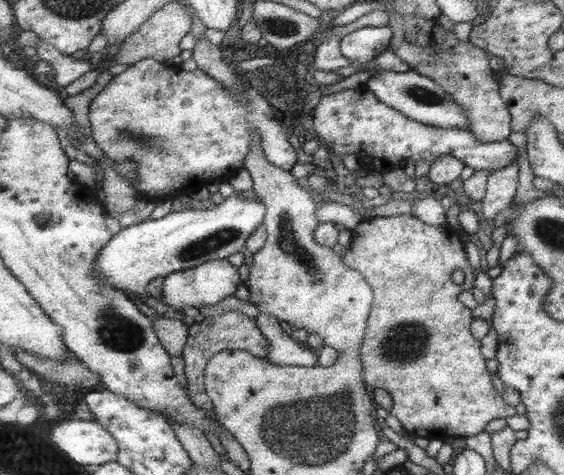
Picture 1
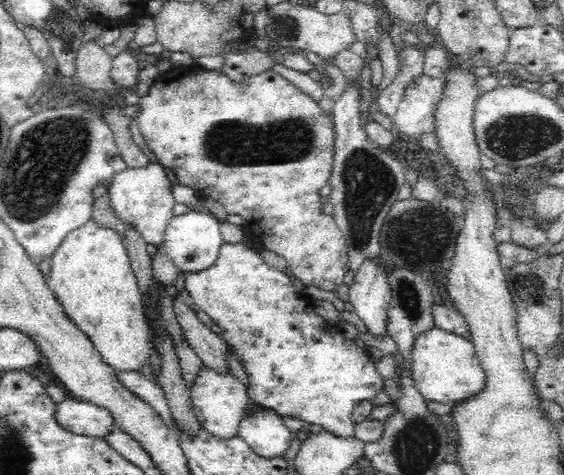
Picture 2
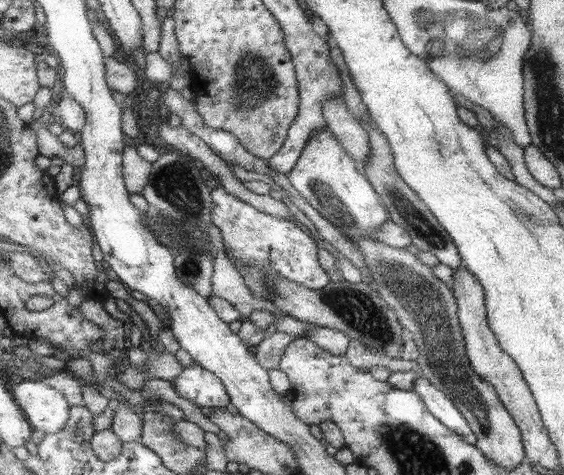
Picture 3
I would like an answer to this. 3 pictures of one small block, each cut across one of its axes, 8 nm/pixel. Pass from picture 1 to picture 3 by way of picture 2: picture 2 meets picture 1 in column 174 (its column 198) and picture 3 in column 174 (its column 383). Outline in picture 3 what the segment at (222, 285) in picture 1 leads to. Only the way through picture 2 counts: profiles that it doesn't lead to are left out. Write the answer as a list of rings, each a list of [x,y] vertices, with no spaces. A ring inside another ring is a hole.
[[[197,362],[181,368],[177,378],[173,380],[173,386],[181,398],[191,400],[197,408],[207,406],[217,410],[221,406],[233,404],[225,382],[215,372],[209,372]]]

